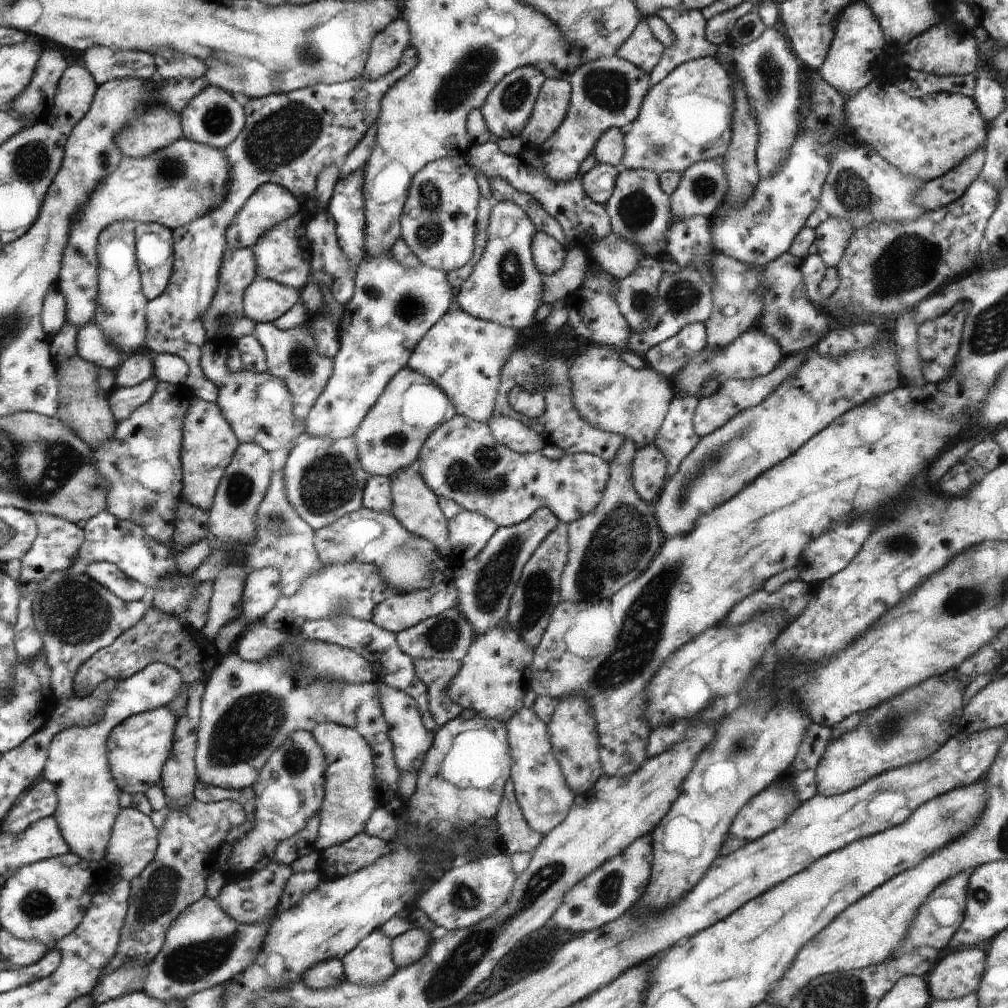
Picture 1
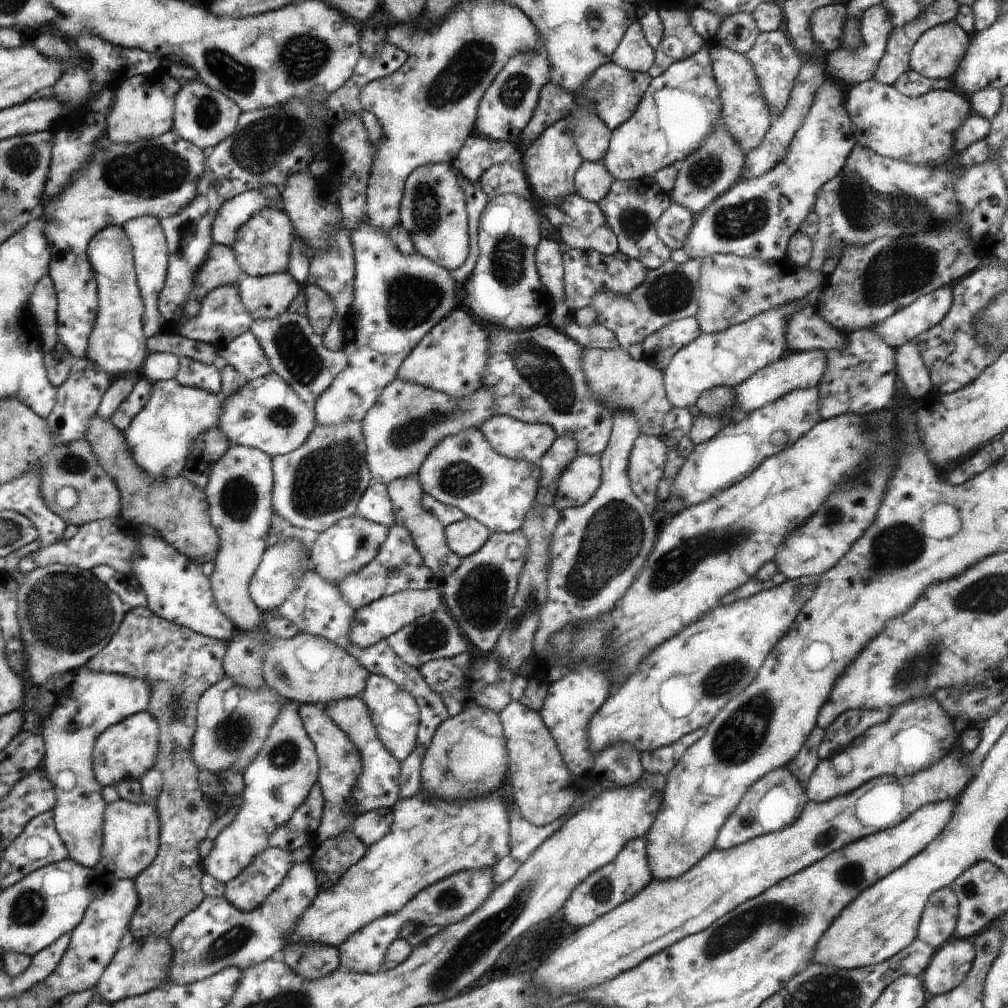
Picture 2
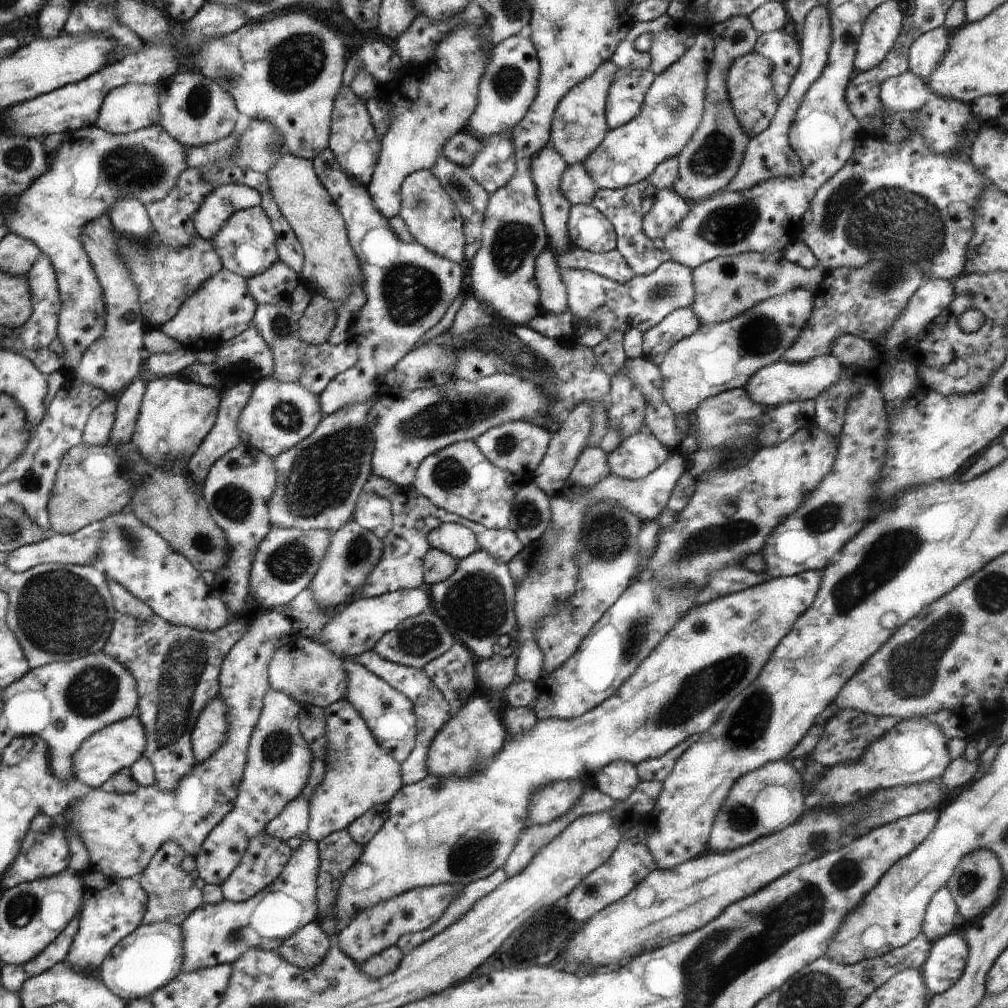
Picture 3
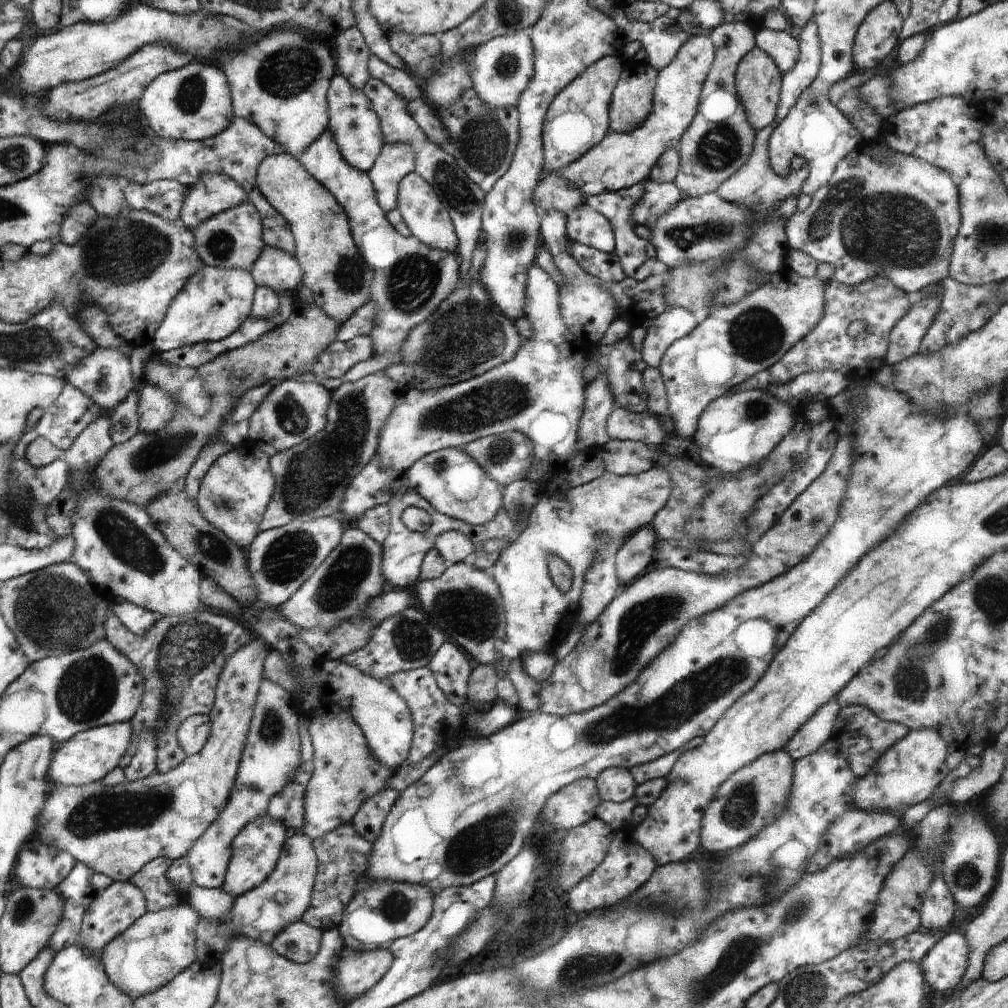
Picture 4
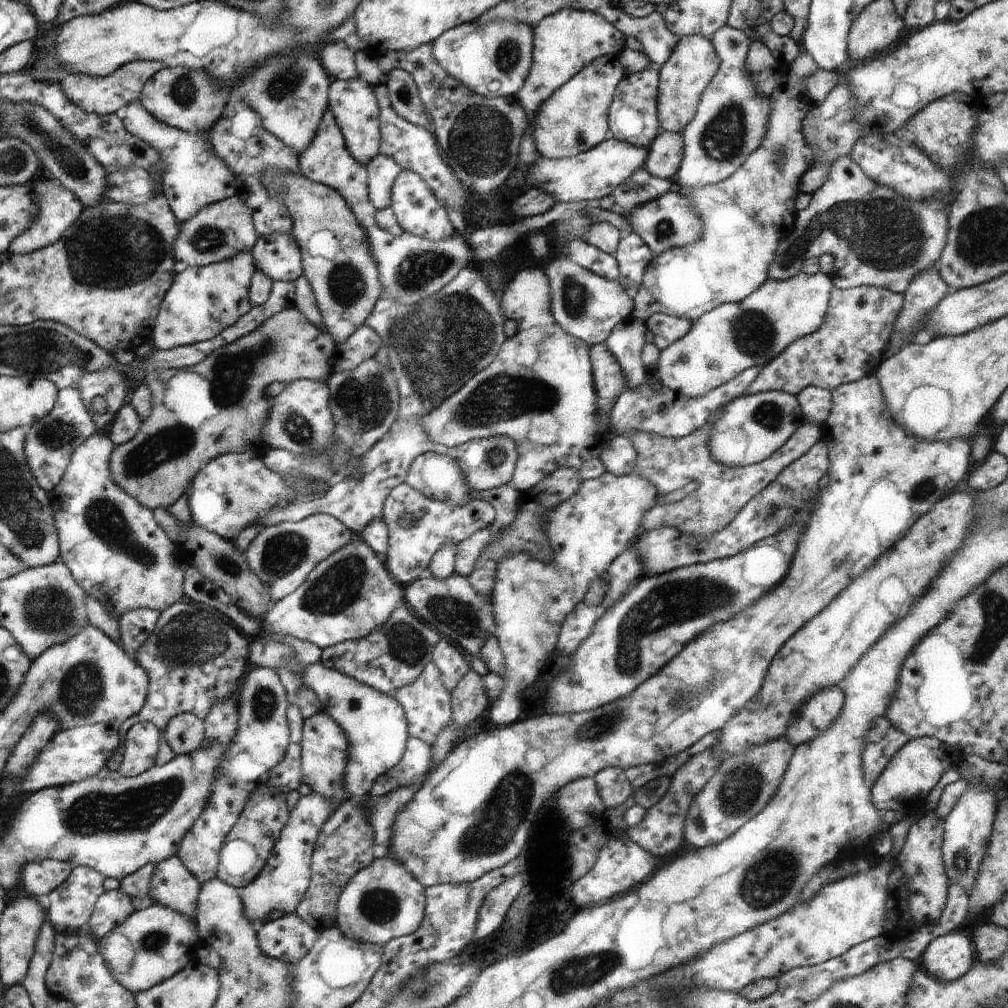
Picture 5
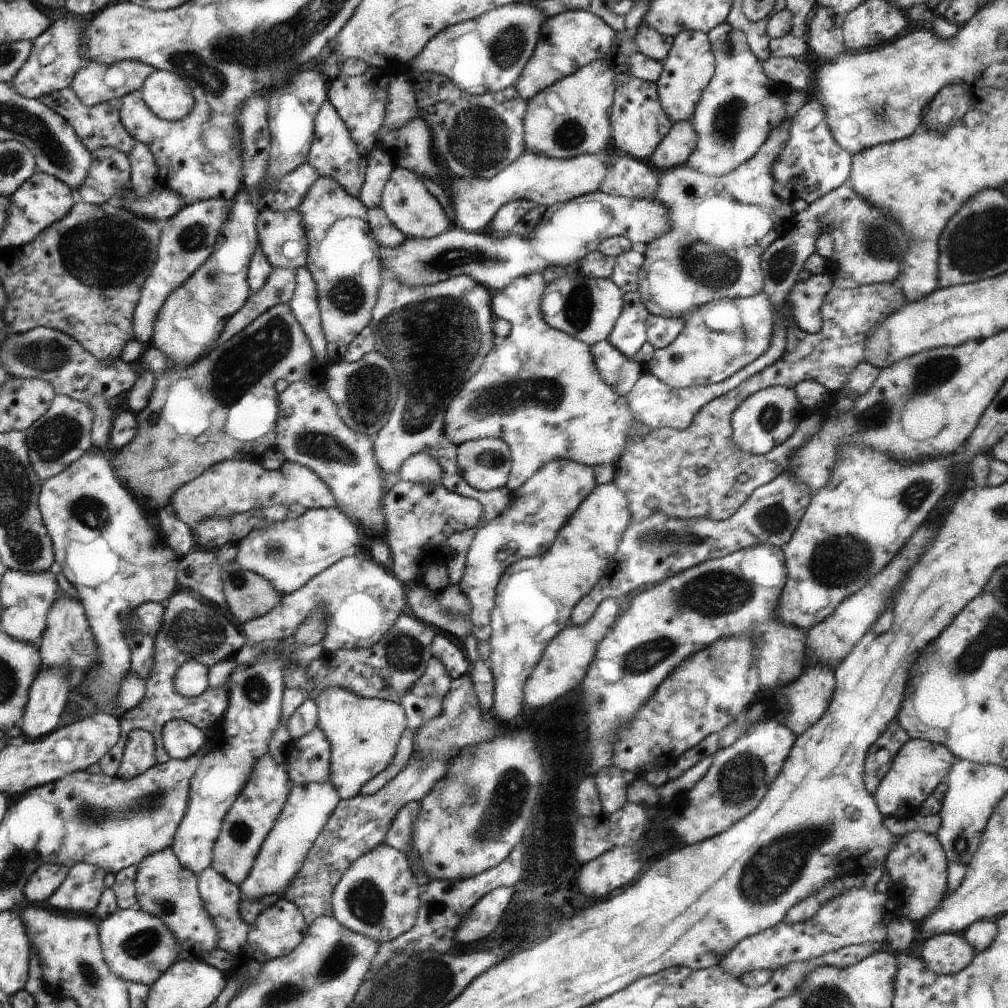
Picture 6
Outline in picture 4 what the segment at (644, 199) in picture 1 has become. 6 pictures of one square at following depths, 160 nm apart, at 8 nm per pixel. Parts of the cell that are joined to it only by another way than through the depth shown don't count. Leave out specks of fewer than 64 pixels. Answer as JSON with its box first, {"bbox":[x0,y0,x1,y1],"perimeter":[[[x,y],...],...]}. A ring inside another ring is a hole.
{"bbox":[586,182,657,281],"perimeter":[[[643,182],[633,184],[617,191],[604,191],[586,198],[586,204],[602,213],[610,222],[615,236],[615,253],[620,259],[624,274],[634,280],[643,281],[652,275],[652,266],[657,260],[654,245],[648,239],[642,239],[634,231],[636,223],[633,217],[634,205],[643,197]]]}

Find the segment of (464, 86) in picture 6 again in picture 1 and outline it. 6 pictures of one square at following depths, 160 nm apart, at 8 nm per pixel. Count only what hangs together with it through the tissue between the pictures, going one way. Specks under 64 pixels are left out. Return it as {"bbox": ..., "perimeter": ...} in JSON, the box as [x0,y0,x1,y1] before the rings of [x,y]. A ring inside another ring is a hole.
{"bbox":[480,65,547,140],"perimeter":[[[526,65],[508,73],[495,86],[485,104],[480,108],[493,139],[499,140],[520,136],[520,132],[522,132],[524,125],[532,114],[533,104],[546,79],[547,77],[539,67]]]}

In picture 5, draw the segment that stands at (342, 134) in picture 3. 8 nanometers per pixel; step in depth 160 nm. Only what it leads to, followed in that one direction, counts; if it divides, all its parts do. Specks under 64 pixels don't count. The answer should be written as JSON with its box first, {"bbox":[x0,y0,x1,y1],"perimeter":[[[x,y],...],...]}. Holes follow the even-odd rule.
{"bbox":[330,78,381,165],"perimeter":[[[360,78],[352,80],[336,80],[332,82],[330,91],[330,111],[335,115],[336,123],[343,131],[344,139],[351,154],[364,165],[372,161],[380,149],[380,116],[381,109],[376,98],[375,86]]]}

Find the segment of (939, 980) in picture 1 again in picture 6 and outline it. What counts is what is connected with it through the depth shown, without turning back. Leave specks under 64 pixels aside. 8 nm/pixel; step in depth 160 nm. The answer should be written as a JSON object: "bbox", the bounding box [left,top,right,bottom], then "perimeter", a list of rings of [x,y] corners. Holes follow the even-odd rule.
{"bbox":[921,934,975,975],"perimeter":[[[958,934],[932,935],[926,938],[921,960],[938,975],[950,975],[964,970],[974,959],[975,951],[964,937]]]}

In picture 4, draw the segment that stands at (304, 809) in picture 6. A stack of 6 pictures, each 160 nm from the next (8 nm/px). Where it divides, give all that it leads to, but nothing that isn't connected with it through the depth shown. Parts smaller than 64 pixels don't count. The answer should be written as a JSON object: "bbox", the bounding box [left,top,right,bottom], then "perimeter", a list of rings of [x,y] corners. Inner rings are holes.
{"bbox":[195,833,318,962],"perimeter":[[[294,833],[292,838],[286,838],[272,874],[242,897],[236,897],[231,913],[228,913],[225,919],[217,921],[201,918],[195,928],[195,954],[199,961],[206,961],[210,955],[218,954],[218,960],[222,962],[223,954],[227,952],[235,937],[246,937],[270,944],[284,929],[301,920],[310,906],[318,868],[312,841],[306,834]]]}

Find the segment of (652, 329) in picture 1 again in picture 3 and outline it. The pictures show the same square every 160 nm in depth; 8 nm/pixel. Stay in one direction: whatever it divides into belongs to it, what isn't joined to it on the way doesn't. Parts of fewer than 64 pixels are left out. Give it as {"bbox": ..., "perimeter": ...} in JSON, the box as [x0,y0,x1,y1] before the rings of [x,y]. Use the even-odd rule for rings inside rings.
{"bbox":[559,259,695,337],"perimeter":[[[664,259],[647,275],[634,275],[631,281],[619,283],[587,270],[559,266],[560,278],[567,292],[567,305],[582,321],[591,319],[606,337],[616,331],[625,334],[630,329],[646,332],[676,309],[690,307],[695,297],[692,269]]]}

